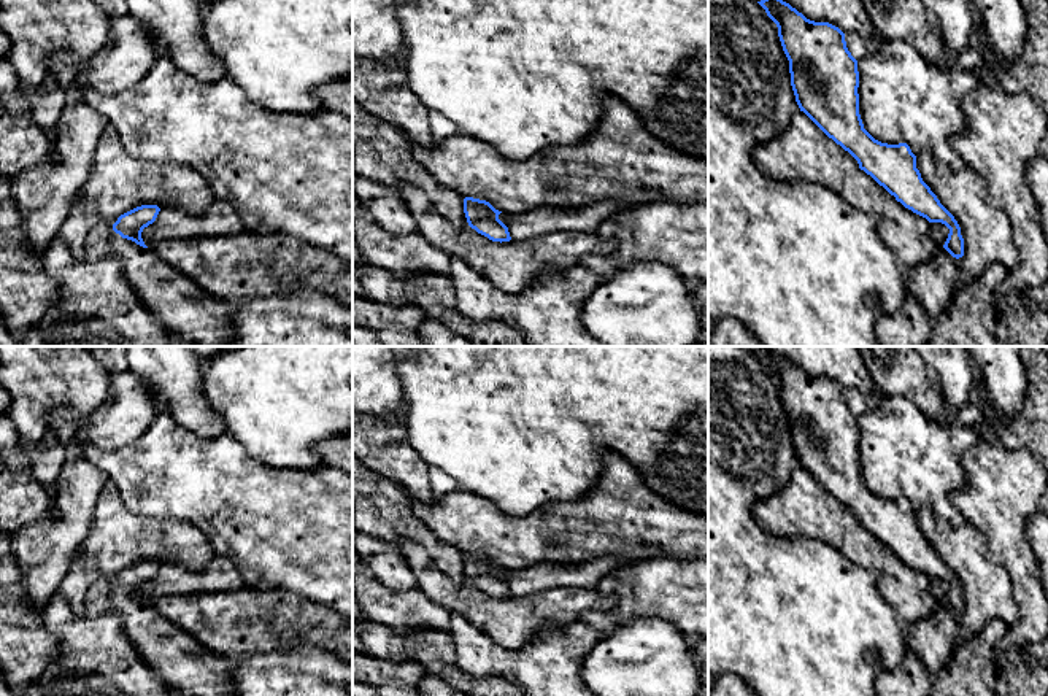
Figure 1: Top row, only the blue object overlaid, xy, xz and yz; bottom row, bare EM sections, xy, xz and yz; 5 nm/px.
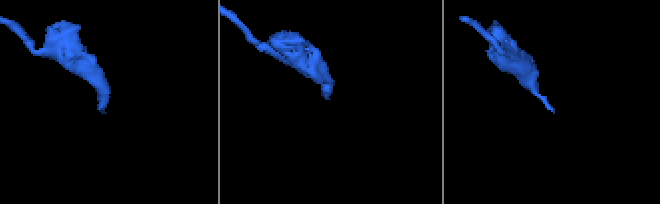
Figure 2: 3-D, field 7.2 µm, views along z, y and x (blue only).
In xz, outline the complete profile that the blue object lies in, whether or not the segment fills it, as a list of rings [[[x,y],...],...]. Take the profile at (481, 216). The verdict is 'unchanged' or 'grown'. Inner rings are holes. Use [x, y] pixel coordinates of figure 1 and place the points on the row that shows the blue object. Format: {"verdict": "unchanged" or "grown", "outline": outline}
{"verdict": "unchanged", "outline": [[[465,197],[464,213],[468,226],[489,240],[500,243],[511,240],[508,227],[499,219],[502,211],[495,210],[489,202]]]}

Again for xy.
{"verdict": "grown", "outline": [[[141,205],[118,218],[111,235],[114,261],[137,297],[168,332],[195,346],[232,346],[235,307],[202,289],[144,245],[141,232],[159,211],[157,205]]]}

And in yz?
{"verdict": "grown", "outline": [[[783,0],[757,3],[778,27],[800,111],[905,208],[950,229],[943,248],[907,272],[908,292],[929,319],[935,319],[946,311],[961,284],[957,259],[964,256],[964,238],[957,221],[923,181],[907,143],[881,143],[864,129],[857,60],[846,48],[845,33],[829,22],[807,19]]]}

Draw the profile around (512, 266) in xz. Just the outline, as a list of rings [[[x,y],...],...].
[[[402,184],[400,195],[413,213],[421,237],[449,257],[467,262],[502,292],[519,294],[541,273],[580,265],[584,254],[616,253],[615,240],[588,232],[556,230],[524,242],[492,242],[468,222],[457,230],[418,186]]]

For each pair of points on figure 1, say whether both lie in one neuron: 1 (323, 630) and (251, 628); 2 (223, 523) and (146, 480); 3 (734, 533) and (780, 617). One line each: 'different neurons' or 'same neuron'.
1: same neuron
2: same neuron
3: same neuron

